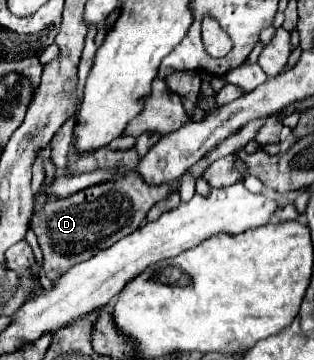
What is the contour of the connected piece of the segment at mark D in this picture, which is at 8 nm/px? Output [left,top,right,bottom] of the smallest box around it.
[31,147,181,283]

